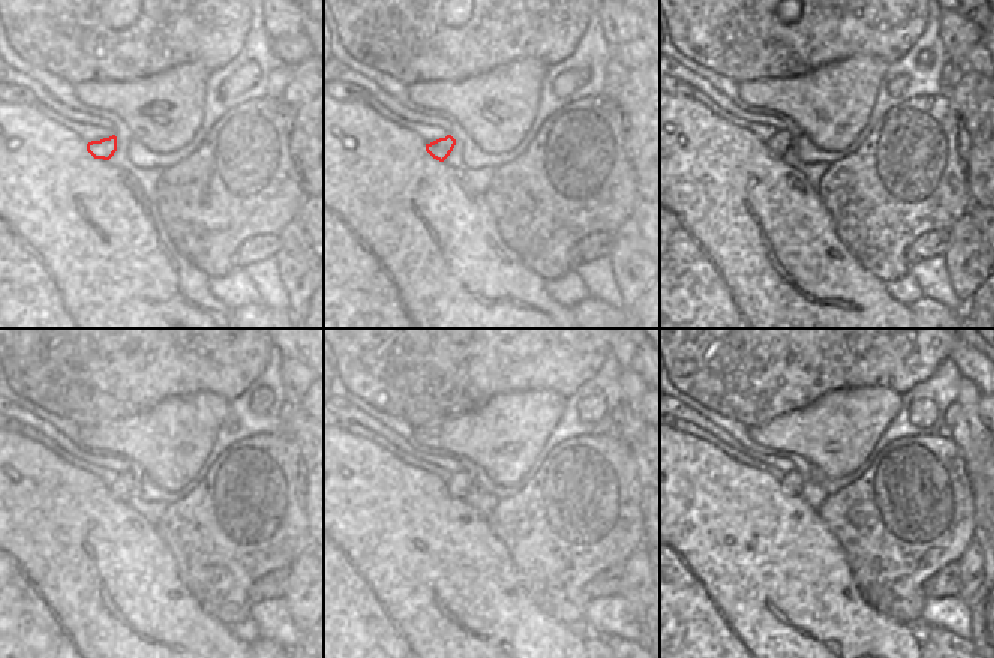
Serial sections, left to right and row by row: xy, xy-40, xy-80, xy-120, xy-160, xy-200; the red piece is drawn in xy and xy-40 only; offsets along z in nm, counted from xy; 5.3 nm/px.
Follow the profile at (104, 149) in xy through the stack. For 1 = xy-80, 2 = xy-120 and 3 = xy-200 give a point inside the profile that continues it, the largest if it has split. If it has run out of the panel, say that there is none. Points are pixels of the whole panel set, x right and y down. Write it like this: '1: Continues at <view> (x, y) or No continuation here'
1: Continues at xy-80 (781, 144)
2: Continues at xy-120 (120, 484)
3: Continues at xy-200 (792, 483).

